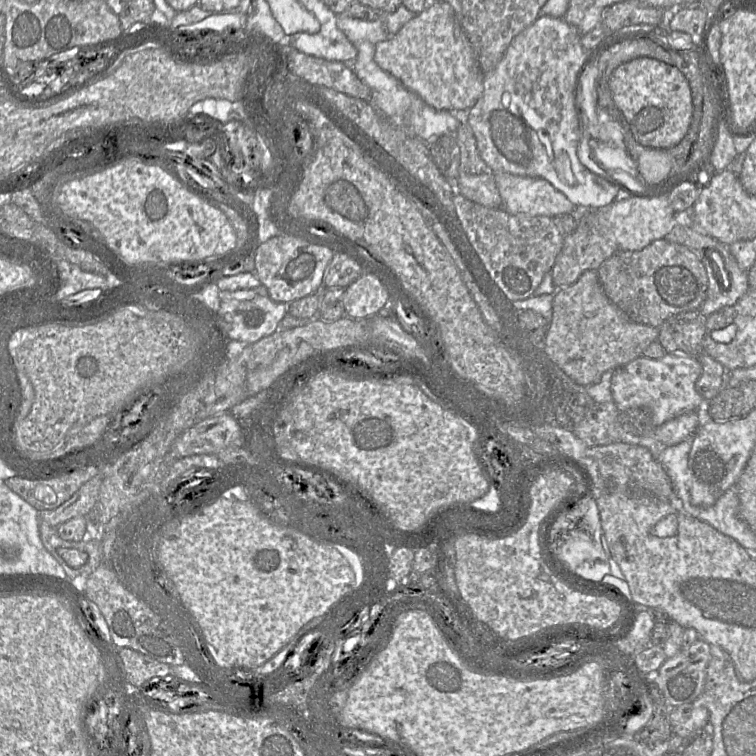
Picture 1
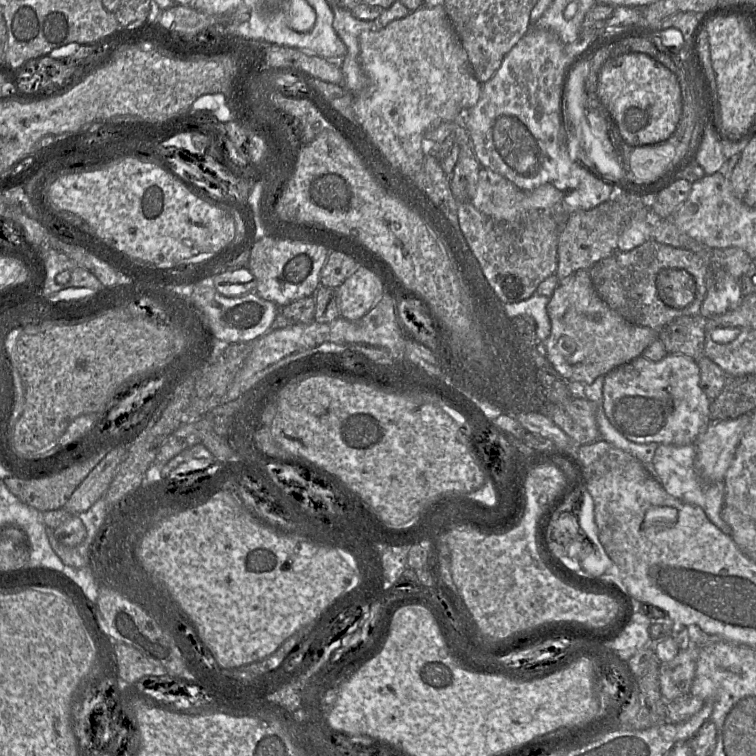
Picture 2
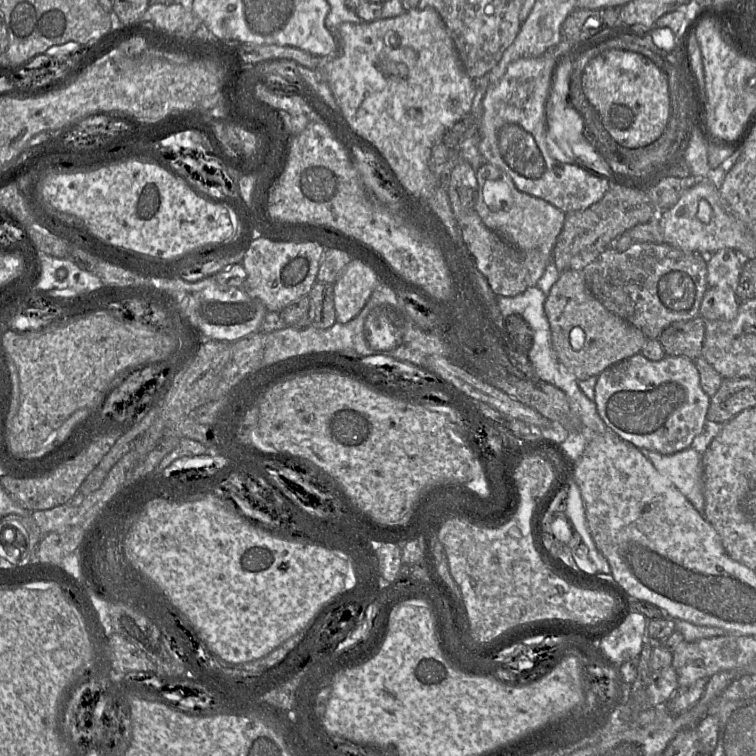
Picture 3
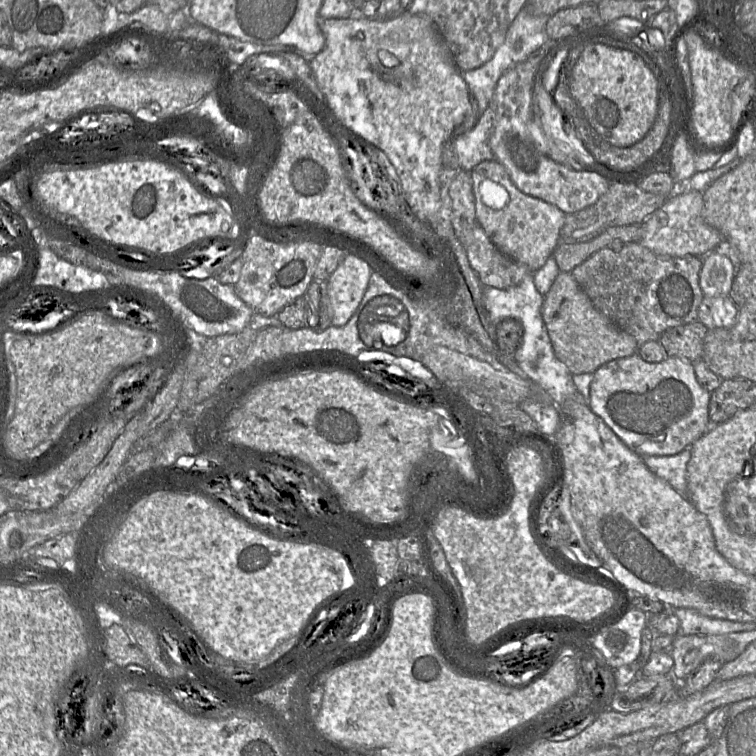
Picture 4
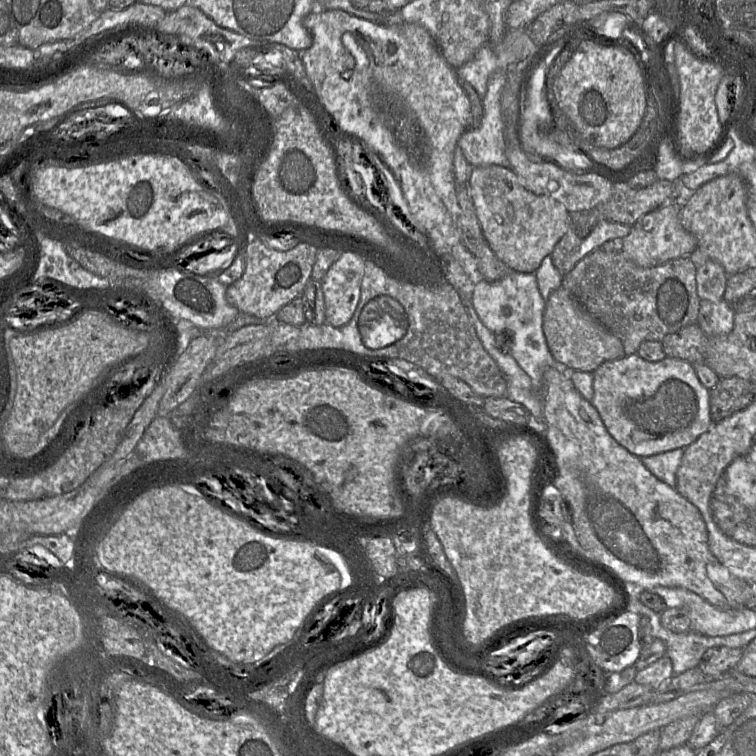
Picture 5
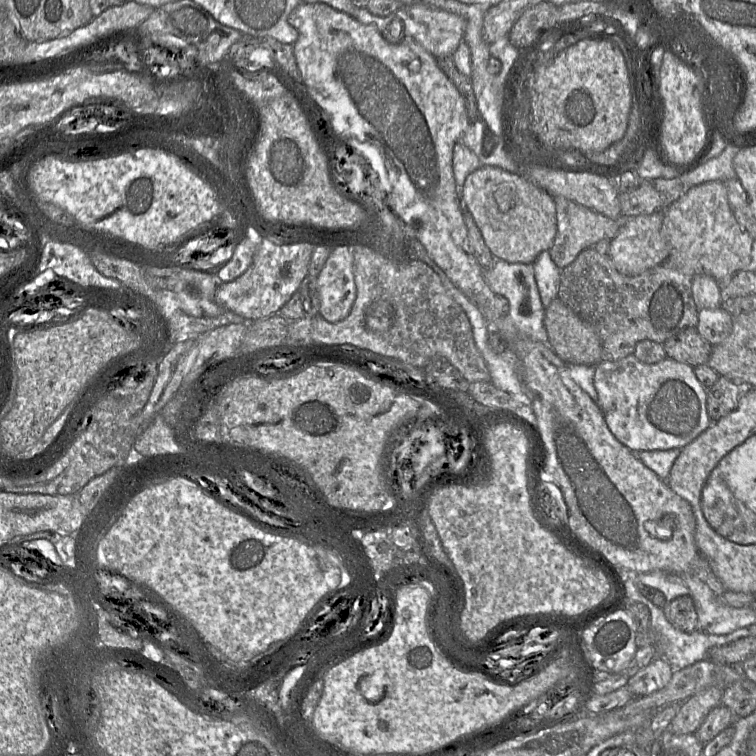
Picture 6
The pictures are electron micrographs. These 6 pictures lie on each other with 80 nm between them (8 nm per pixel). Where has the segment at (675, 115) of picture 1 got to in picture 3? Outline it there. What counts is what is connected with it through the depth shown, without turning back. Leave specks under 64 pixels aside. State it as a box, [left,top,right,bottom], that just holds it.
[581,50,672,146]

